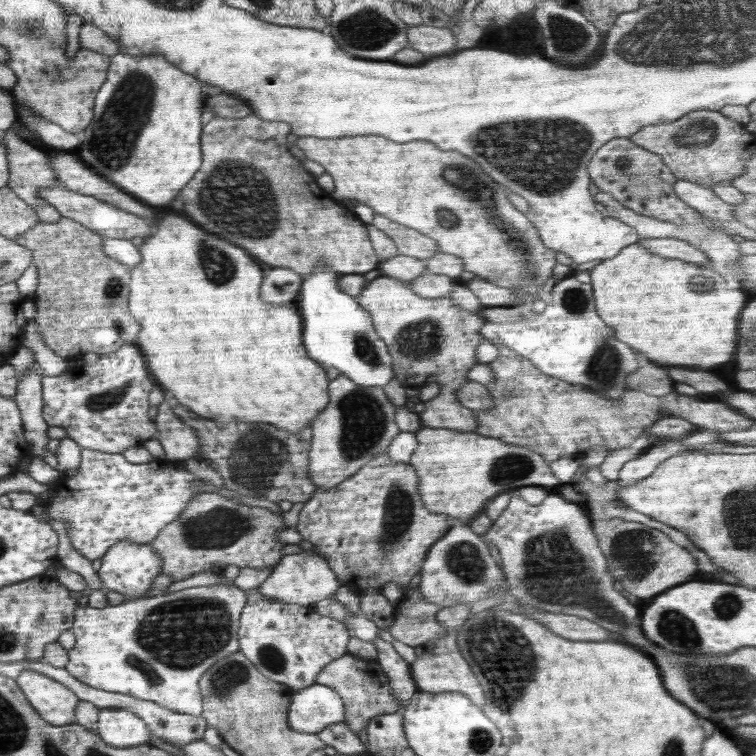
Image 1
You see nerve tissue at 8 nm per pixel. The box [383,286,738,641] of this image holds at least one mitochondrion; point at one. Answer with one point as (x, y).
(555, 573)

